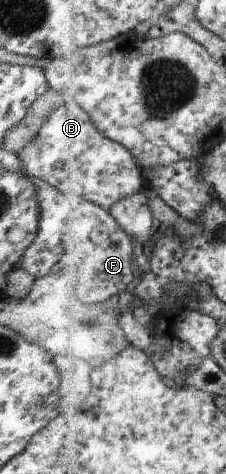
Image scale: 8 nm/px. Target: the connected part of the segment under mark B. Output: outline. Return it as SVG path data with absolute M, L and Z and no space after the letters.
M81 105L55 107L46 116L37 134L20 148L16 155L20 160L21 169L30 178L46 182L62 194L84 196L105 210L110 211L118 201L126 201L142 189L142 170L137 164L137 159L124 145L105 137Z

